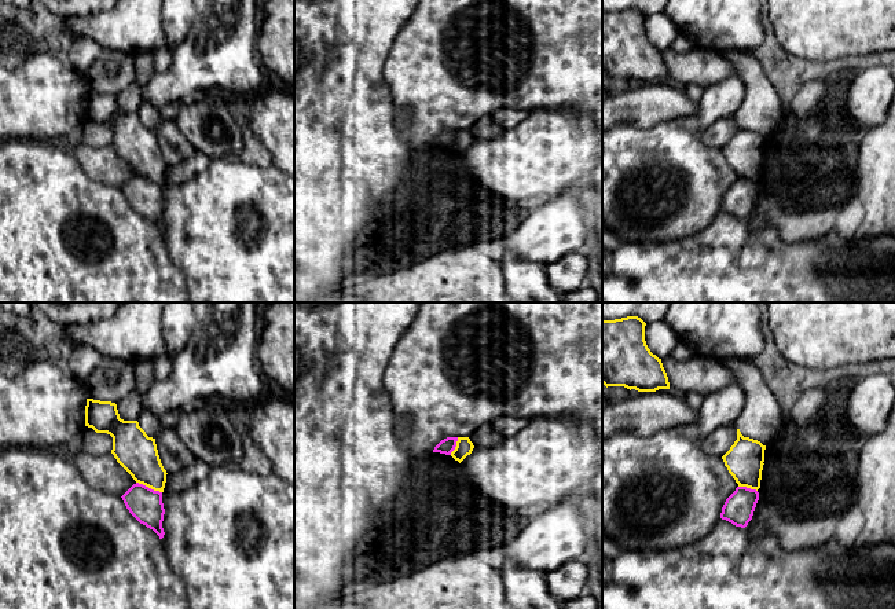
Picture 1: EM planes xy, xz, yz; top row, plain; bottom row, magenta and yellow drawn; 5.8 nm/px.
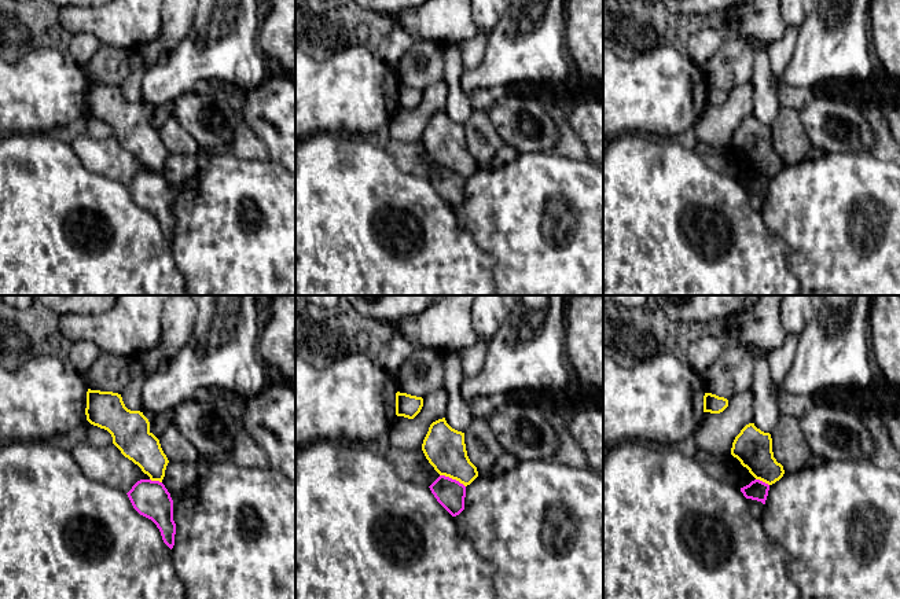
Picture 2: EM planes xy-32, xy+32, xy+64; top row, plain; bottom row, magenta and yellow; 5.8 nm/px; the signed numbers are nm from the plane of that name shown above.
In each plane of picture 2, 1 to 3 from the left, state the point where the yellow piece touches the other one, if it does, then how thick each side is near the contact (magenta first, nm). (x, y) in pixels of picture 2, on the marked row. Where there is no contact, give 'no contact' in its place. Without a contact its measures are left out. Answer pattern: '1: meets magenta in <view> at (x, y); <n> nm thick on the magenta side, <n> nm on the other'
1: meets magenta in xy-32 at (155, 481); 220 nm thick on the magenta side, 200 nm on the other
2: meets magenta in xy+32 at (451, 478); 170 nm thick on the magenta side, 240 nm on the other
3: meets magenta in xy+64 at (761, 481); 120 nm thick on the magenta side, 220 nm on the other

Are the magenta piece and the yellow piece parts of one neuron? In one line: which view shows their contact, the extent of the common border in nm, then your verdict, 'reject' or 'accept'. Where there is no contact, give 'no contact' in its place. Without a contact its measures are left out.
xy | 170 nm | reject

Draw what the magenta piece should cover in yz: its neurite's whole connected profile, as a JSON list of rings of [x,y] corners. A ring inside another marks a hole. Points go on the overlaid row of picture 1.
[[[737,487],[736,491],[726,499],[720,518],[731,522],[736,527],[745,528],[752,520],[759,492],[747,487]]]

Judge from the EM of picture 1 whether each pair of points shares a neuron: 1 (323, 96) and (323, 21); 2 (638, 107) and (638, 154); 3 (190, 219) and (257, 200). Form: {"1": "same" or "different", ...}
{"1": "same", "2": "different", "3": "same"}

